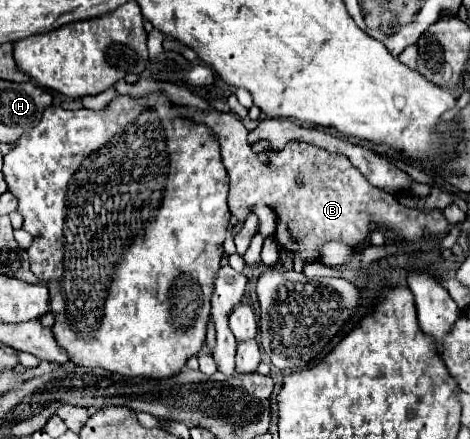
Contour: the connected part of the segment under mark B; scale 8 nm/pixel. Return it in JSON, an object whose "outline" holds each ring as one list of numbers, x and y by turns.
{"outline":[[177,105,177,111,185,119,191,119,195,123,207,125,211,129,213,137,217,139,217,143,221,147,223,165,225,165,225,169,229,173,229,179,231,179,229,181,229,209,231,209,231,215,237,217,237,221,243,223,253,213,253,205,265,203,277,215,277,227,275,227,275,235,273,235,275,241,285,251,305,253,307,255,305,265,321,263,321,249,323,249,323,245,327,245,331,241,345,243,345,245,349,245,353,249,359,247,371,235,371,225,387,227,395,235,401,235,407,243,419,243,425,229,431,235,441,235,441,233,445,233,449,229,449,223,447,223,447,219,443,217,441,211,403,205,395,195,389,195,389,193,373,187,371,183,367,183,367,179,359,173,359,169,355,169,351,165,351,161,341,153,329,153,323,147,301,143,301,141,291,141,281,151,271,149,271,151,255,153,251,149,249,141,247,141,247,129,243,127,243,123,239,121,237,115,221,113,221,111,211,109,211,107,201,111,201,109,183,107,183,105]]}

